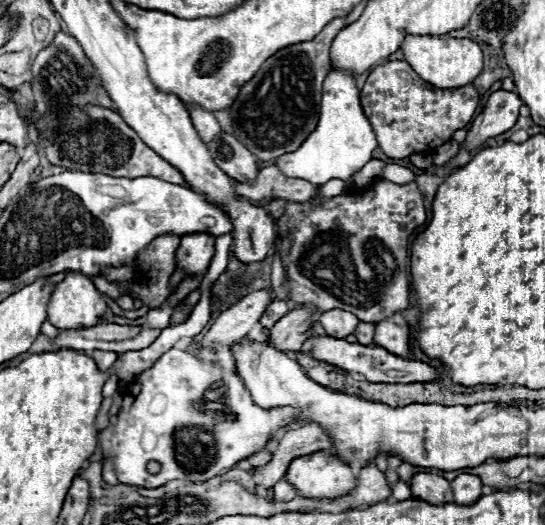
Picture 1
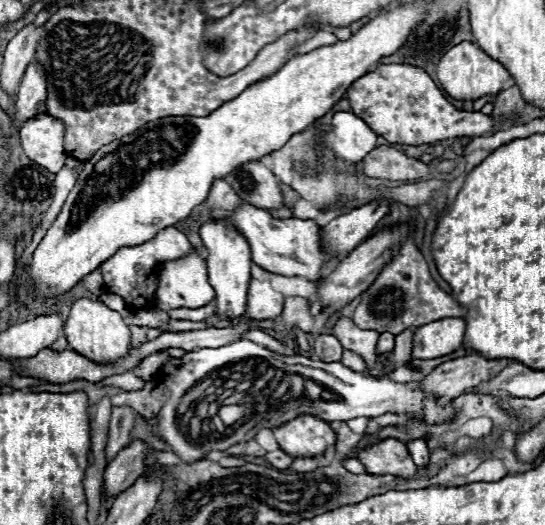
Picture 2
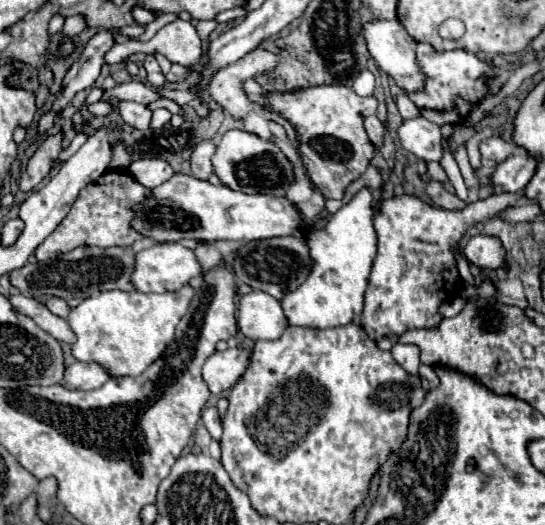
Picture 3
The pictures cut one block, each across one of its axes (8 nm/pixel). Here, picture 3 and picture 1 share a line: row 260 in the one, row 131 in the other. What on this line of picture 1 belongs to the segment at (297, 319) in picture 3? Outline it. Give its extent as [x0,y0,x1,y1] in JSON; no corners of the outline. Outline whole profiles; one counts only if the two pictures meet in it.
[276,70,378,186]

